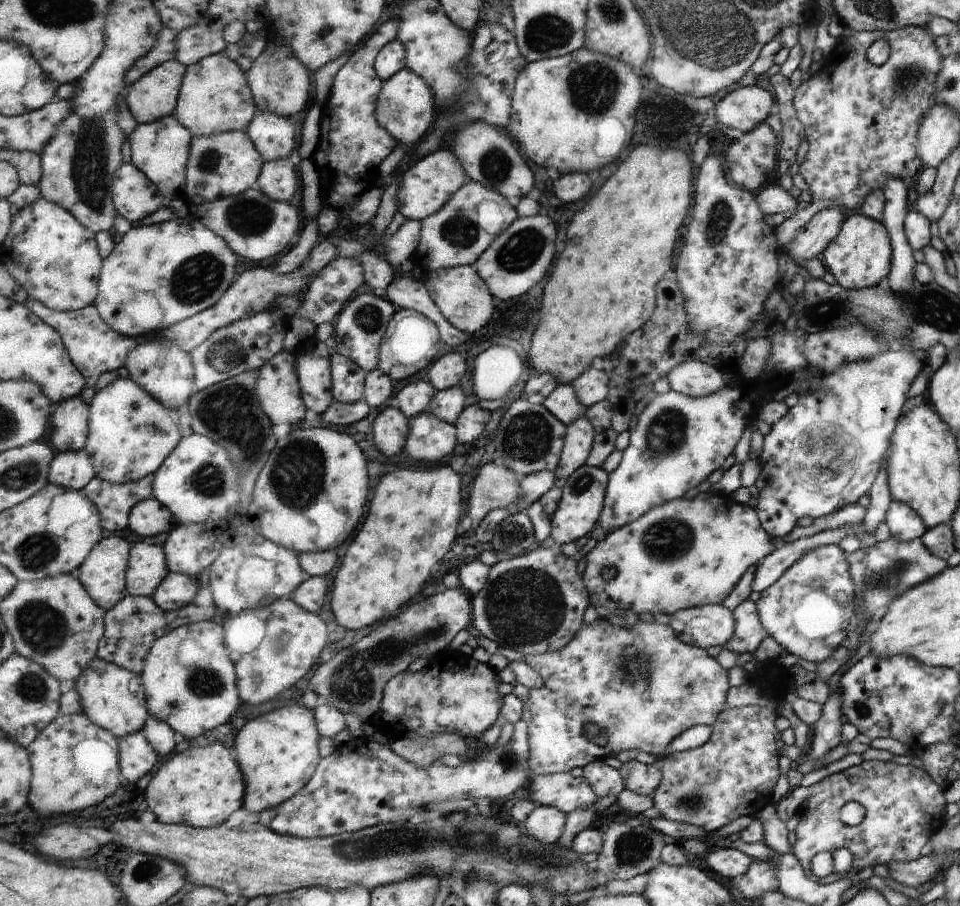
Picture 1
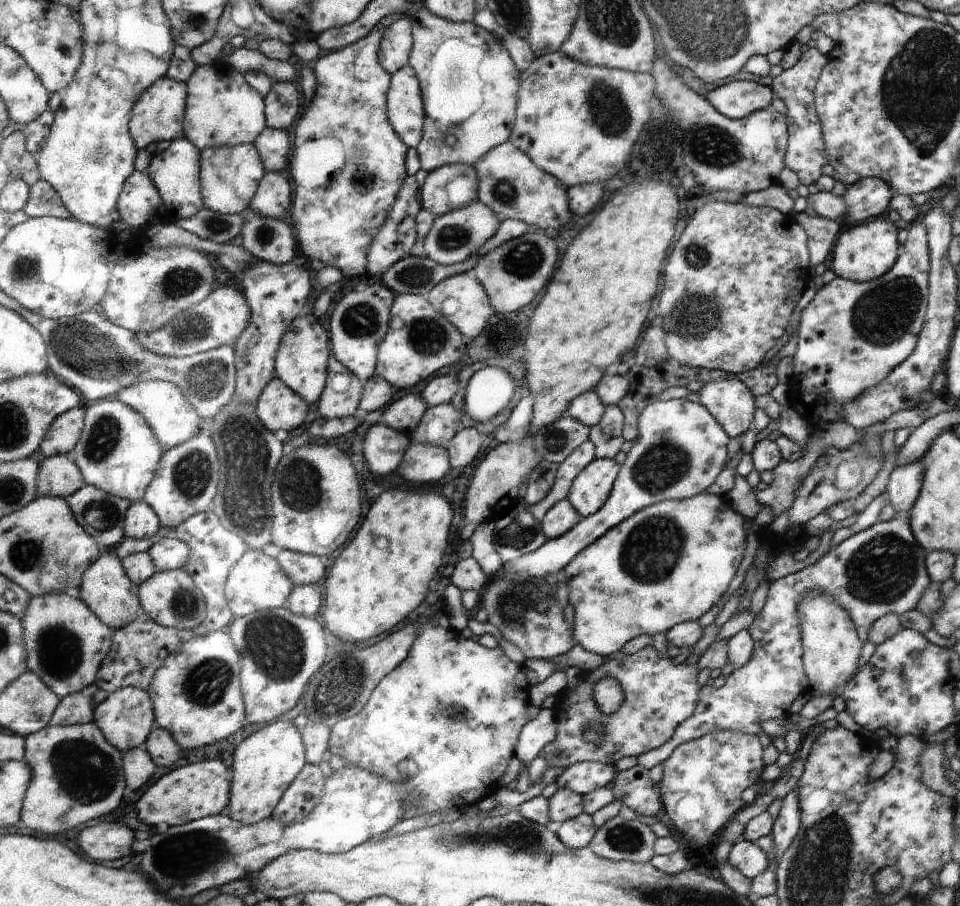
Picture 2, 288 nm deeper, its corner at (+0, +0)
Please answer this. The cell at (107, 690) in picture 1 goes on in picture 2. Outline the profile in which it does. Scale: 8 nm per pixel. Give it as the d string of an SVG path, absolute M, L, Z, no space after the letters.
M135 686L121 688L113 694L107 694L107 698L97 706L95 724L103 730L103 734L115 748L123 750L123 754L129 754L129 750L145 746L145 742L151 738L151 732L157 728L155 702L151 700L151 694L147 690Z

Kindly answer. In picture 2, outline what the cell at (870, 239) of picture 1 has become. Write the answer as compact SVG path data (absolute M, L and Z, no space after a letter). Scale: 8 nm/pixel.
M875 218L867 224L853 226L837 238L833 244L833 256L831 256L831 270L837 274L837 278L845 278L851 282L873 282L889 272L889 268L897 262L897 240L895 240L895 228L889 220Z

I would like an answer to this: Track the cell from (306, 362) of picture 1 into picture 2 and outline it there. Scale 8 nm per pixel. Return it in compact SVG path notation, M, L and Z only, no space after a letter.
M313 314L299 316L281 342L277 356L277 378L291 386L297 394L301 394L309 404L313 402L319 404L323 392L327 390L331 356L333 348L329 348L329 332L321 326L321 320L317 320Z

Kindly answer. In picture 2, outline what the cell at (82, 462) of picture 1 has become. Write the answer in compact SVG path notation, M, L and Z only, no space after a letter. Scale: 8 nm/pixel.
M57 454L41 458L41 466L39 496L57 496L67 500L87 486L83 470L73 460L73 456Z

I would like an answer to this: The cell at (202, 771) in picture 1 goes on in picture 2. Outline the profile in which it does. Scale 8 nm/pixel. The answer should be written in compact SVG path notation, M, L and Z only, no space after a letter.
M201 760L197 764L181 766L163 778L159 778L147 792L139 798L137 812L139 822L155 828L157 824L165 822L169 828L183 826L195 820L203 820L209 816L221 816L231 806L231 770L221 760Z

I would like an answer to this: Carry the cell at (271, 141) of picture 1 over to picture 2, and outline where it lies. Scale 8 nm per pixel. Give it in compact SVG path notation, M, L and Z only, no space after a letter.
M267 126L267 130L263 130L255 144L263 156L267 172L285 172L285 168L289 168L289 156L293 154L291 140L285 130L275 130Z

